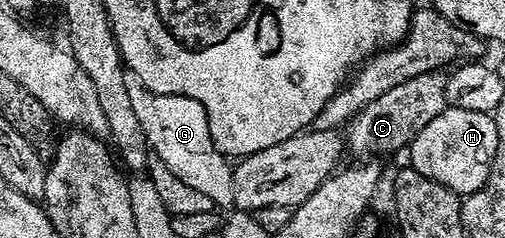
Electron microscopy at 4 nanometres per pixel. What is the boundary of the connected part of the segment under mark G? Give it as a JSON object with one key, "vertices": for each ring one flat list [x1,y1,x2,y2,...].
{"vertices":[[124,68,124,75,125,88,129,94,133,112,137,114,137,120,141,123,141,131,145,131,148,150,154,157,161,159,161,163,165,163,165,167,169,167,169,171,173,171,173,175,177,175,177,179,181,179,187,186,194,187,197,191,202,191,208,199,213,199,216,210,234,210,233,175,235,171,227,154,221,152,213,143,205,107,201,107,201,103,197,103,197,99,189,99,185,95,160,97,158,93,149,91,149,87,145,87,145,83,141,83,141,79,132,69]]}

